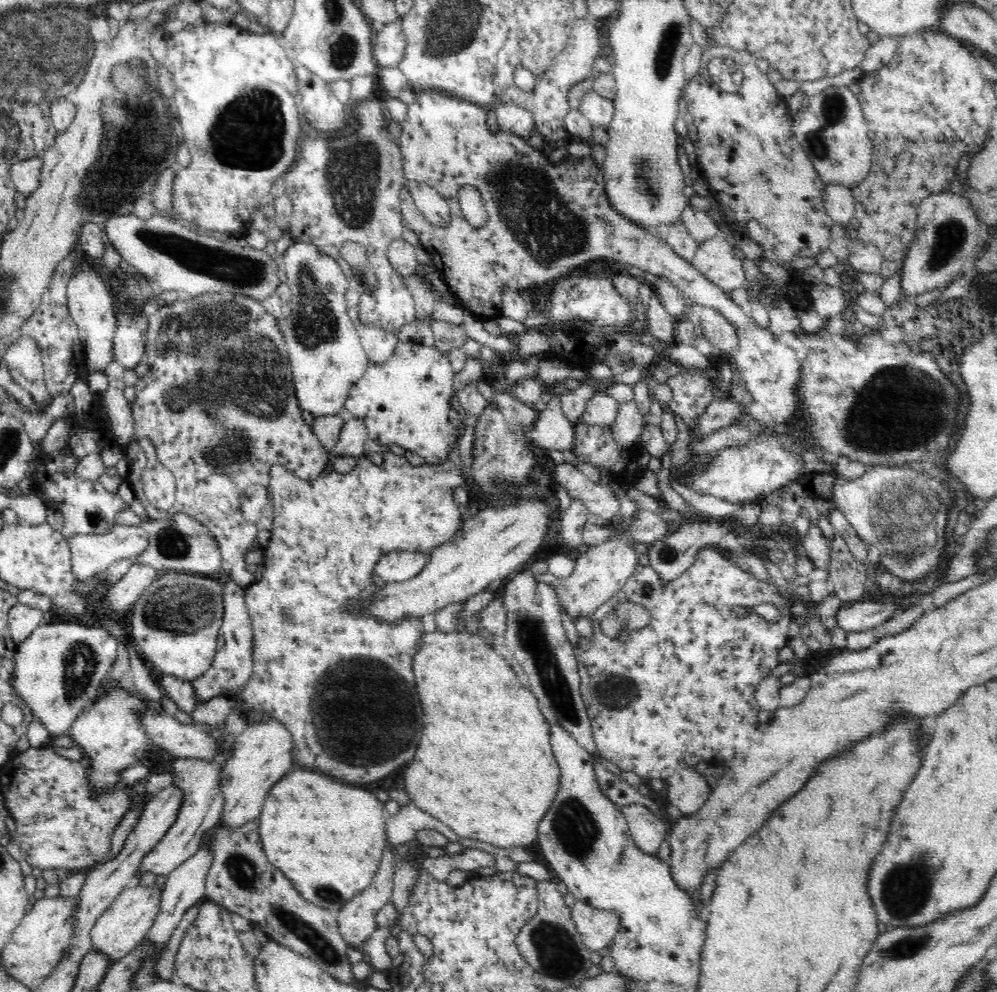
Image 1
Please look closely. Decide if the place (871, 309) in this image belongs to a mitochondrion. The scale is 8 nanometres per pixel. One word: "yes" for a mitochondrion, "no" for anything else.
no

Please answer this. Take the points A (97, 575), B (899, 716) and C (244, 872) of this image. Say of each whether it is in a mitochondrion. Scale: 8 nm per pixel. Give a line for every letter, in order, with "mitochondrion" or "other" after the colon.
A: other
B: other
C: mitochondrion

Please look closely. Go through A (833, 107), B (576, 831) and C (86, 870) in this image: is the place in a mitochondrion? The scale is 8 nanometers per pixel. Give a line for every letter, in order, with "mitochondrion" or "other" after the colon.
A: mitochondrion
B: mitochondrion
C: other

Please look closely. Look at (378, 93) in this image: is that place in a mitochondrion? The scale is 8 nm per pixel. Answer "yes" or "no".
no

